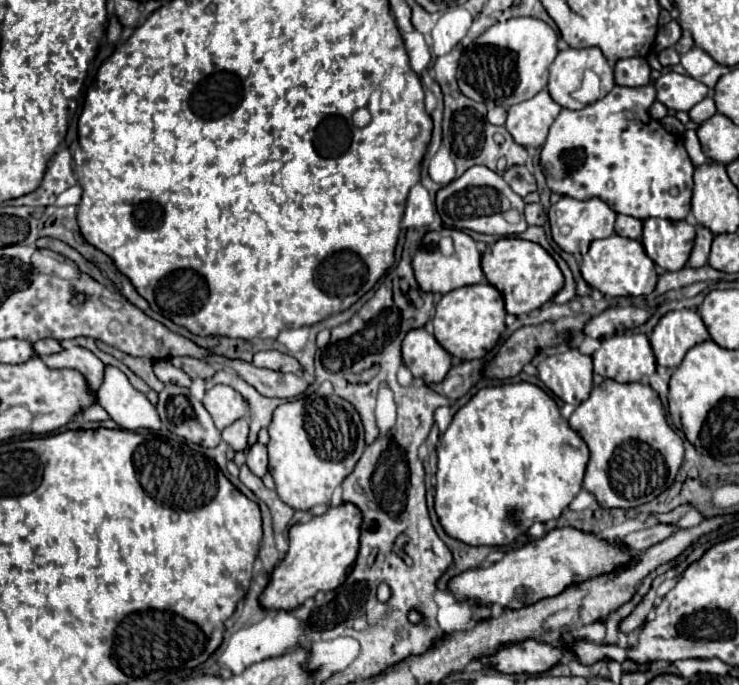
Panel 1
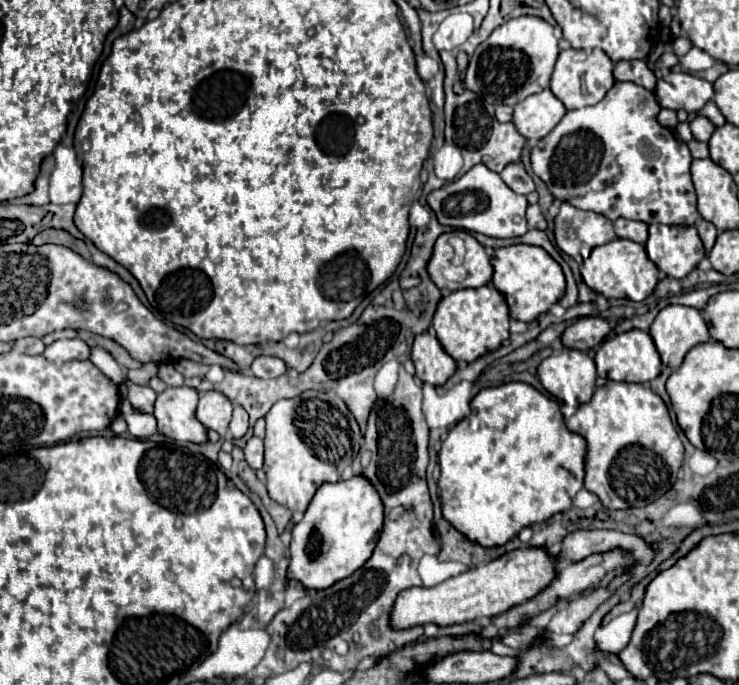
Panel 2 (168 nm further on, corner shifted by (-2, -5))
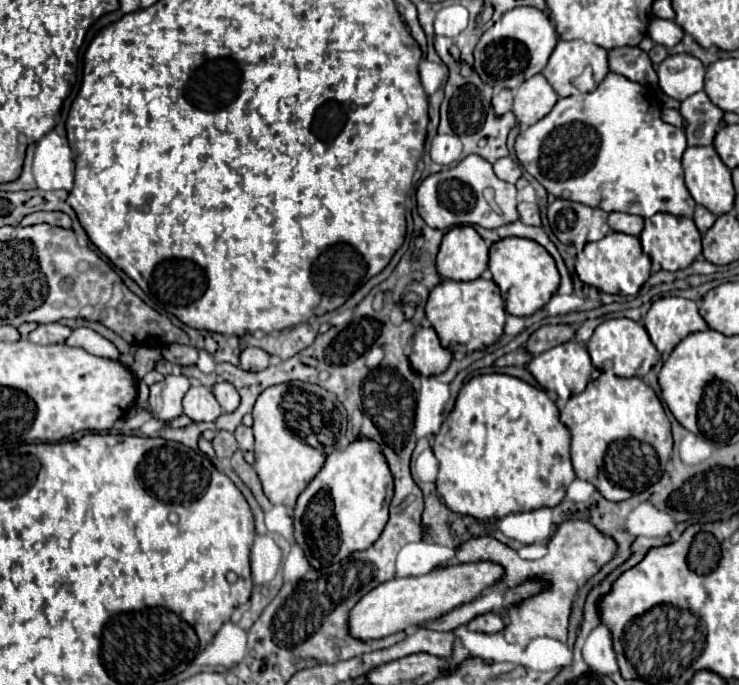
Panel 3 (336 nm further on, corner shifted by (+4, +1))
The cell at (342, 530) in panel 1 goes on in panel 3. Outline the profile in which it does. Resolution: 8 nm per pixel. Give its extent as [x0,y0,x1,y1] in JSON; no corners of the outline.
[293,436,395,568]

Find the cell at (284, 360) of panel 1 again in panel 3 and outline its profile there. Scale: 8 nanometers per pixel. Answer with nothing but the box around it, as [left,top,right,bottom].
[241,348,269,370]

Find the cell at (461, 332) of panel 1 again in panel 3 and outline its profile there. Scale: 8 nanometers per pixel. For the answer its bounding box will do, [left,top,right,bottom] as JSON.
[425,278,505,354]

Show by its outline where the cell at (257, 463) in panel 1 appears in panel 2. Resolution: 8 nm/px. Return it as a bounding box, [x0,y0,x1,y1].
[245,436,263,470]

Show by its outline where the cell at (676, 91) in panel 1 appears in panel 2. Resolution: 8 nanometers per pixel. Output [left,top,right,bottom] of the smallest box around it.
[655,72,713,112]

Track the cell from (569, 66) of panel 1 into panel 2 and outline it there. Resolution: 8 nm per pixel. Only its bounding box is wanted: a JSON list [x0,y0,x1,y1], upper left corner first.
[551,48,613,110]

